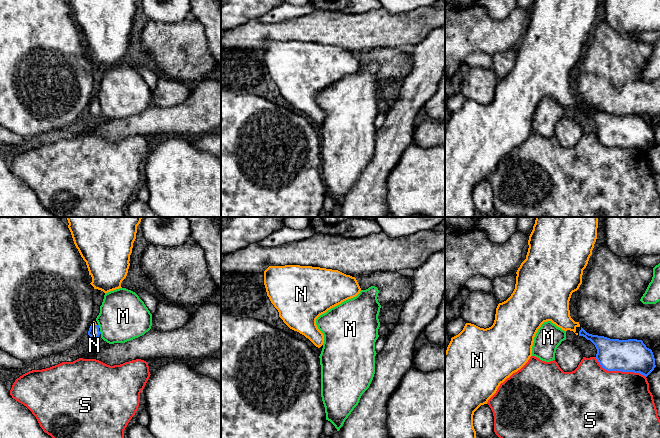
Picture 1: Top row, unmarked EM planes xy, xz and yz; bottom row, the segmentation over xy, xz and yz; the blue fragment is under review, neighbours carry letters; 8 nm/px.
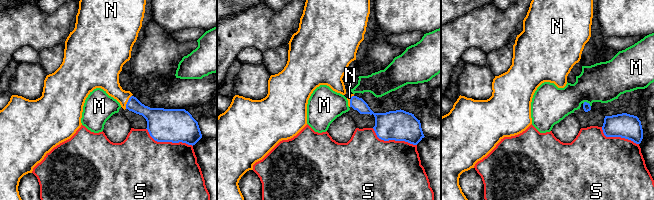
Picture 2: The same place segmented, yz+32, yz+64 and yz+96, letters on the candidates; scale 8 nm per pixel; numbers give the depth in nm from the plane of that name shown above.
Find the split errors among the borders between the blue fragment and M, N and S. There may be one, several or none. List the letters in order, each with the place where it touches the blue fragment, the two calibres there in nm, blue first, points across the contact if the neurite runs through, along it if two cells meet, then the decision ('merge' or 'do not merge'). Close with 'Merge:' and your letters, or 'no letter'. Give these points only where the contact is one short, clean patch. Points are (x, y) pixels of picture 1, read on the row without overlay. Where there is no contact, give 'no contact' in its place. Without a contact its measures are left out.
M: meets blue in xy at (98, 102); 90 nm thick on the blue side, 380 nm on the other; do not merge
N: meets blue in xy at (95, 101); 90 nm thick on the blue side, 30 nm on the other; merge
S: meets blue in yz at (619, 146); 260 nm thick on the blue side, 480 nm on the other; do not merge
Merge: N

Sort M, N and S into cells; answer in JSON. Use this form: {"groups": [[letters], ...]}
{"groups": [["M"], ["N"], ["S"]]}

